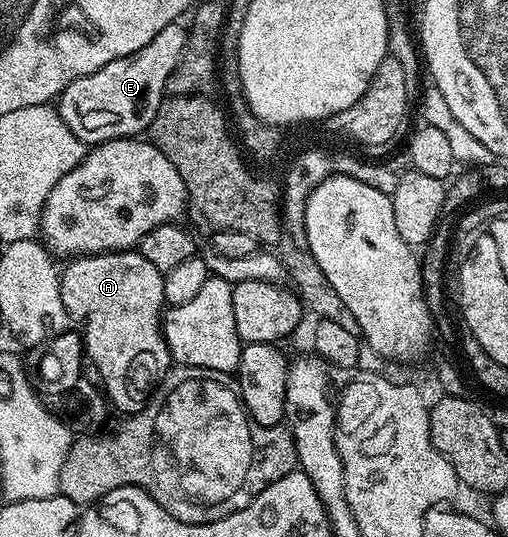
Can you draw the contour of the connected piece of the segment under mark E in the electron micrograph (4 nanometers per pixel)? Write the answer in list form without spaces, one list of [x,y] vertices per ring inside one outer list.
[[[177,22],[163,26],[163,30],[159,30],[159,34],[133,56],[107,62],[107,66],[95,70],[95,74],[75,78],[55,104],[63,122],[67,122],[67,130],[86,146],[140,137],[155,118],[167,80],[183,54],[186,29],[181,26]]]

